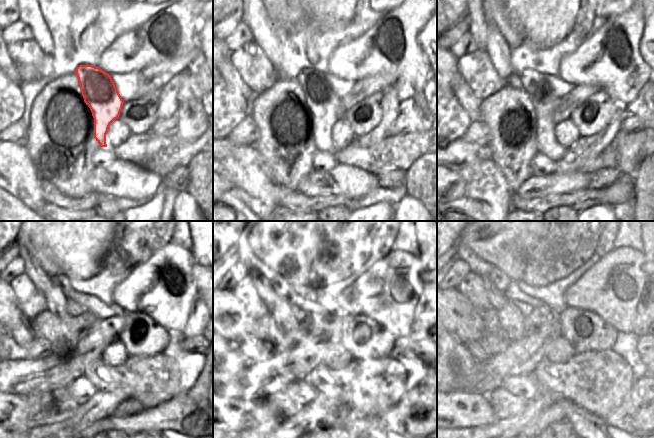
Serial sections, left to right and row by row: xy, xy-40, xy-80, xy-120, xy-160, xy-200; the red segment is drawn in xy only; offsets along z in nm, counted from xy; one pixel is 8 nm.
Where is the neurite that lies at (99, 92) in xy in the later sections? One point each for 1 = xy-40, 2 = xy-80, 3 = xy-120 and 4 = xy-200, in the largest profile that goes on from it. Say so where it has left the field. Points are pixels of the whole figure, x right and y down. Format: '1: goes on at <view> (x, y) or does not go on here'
1: goes on at xy-40 (323, 102)
2: goes on at xy-80 (534, 83)
3: goes on at xy-120 (93, 358)
4: goes on at xy-200 (543, 358)

